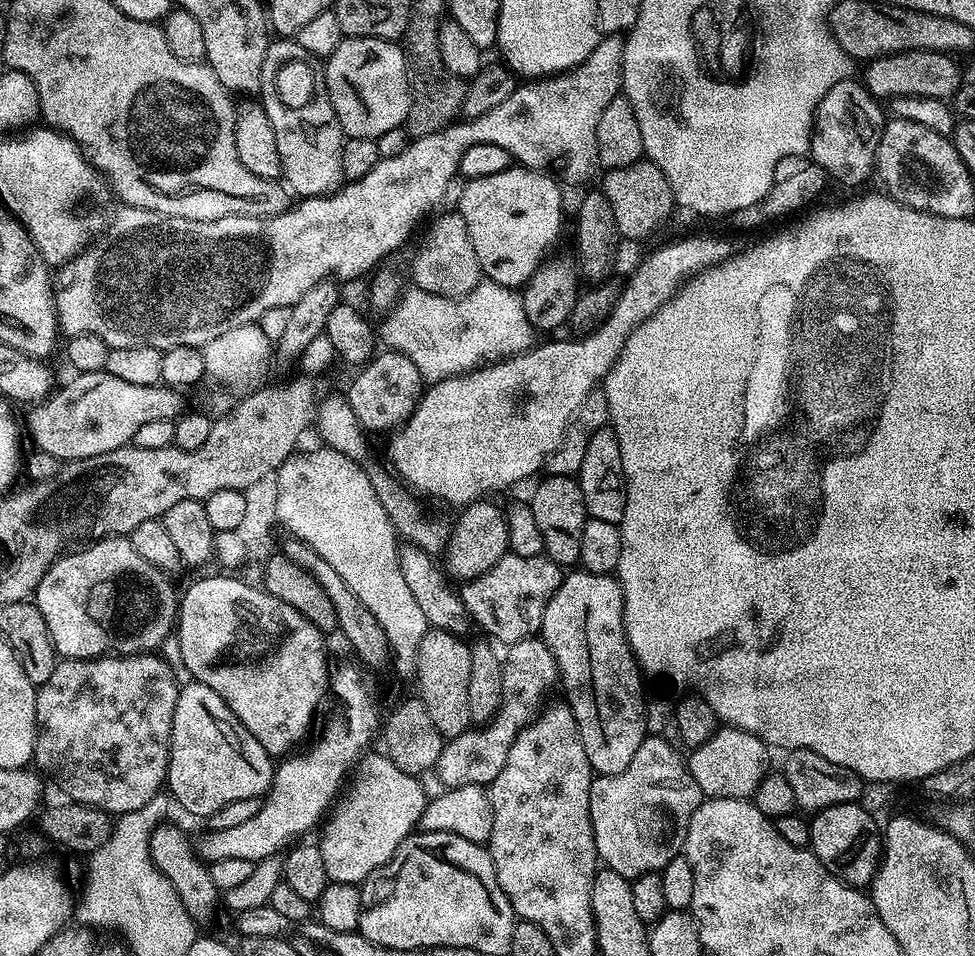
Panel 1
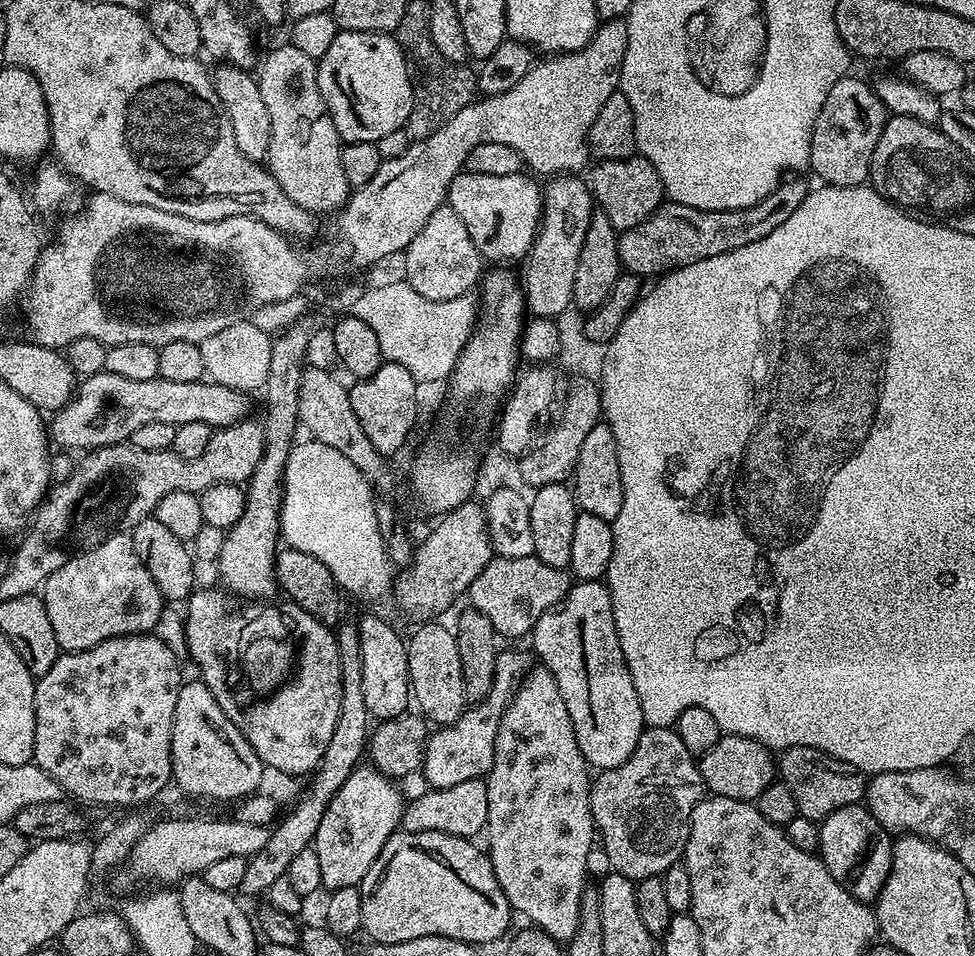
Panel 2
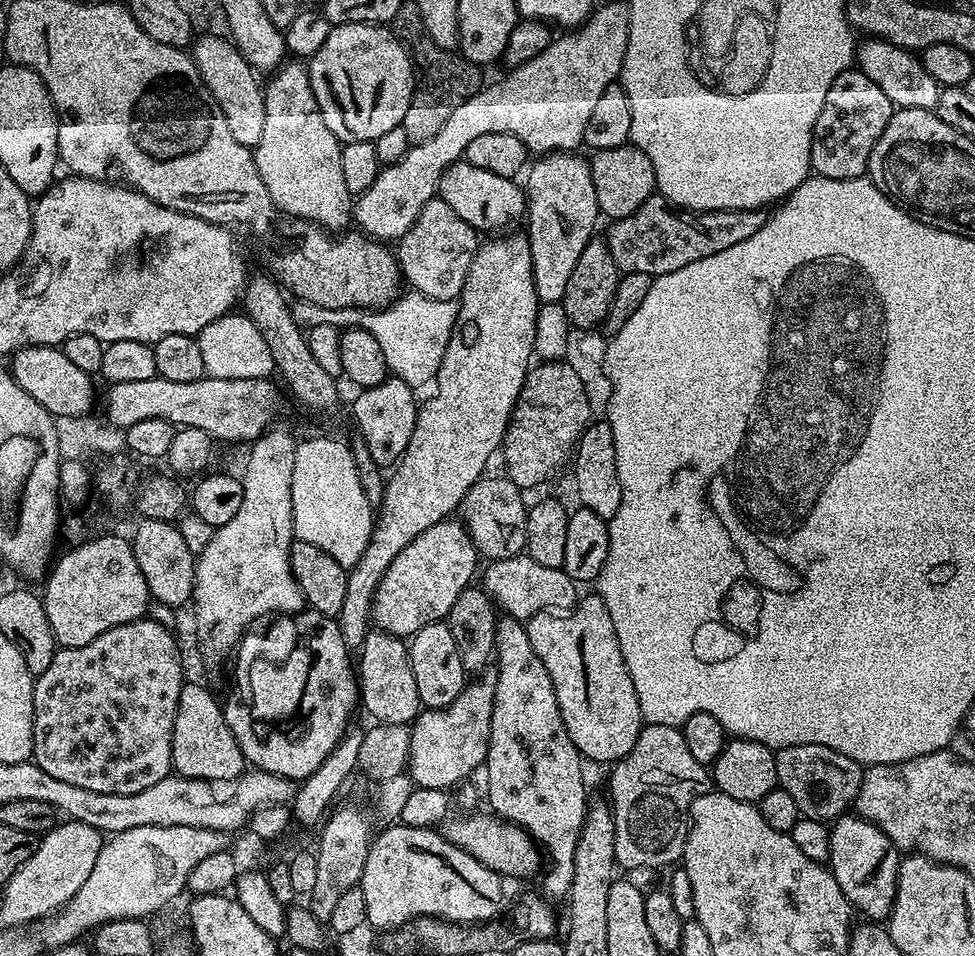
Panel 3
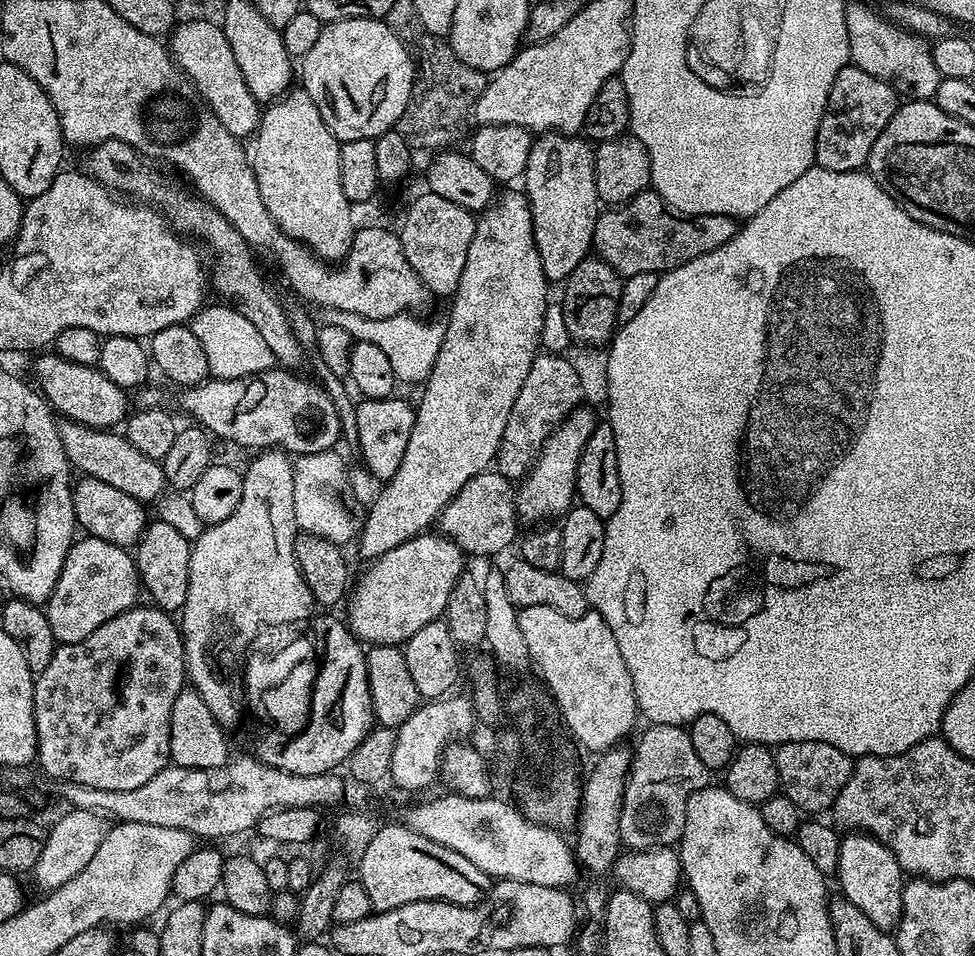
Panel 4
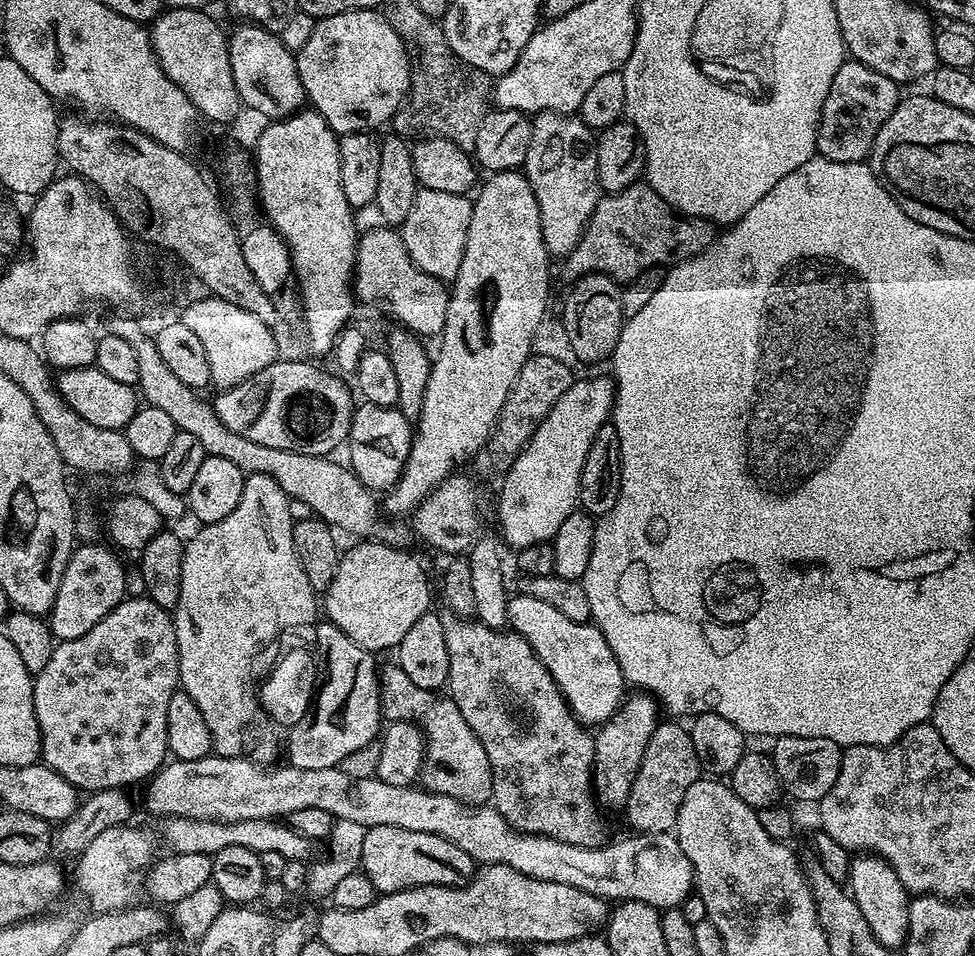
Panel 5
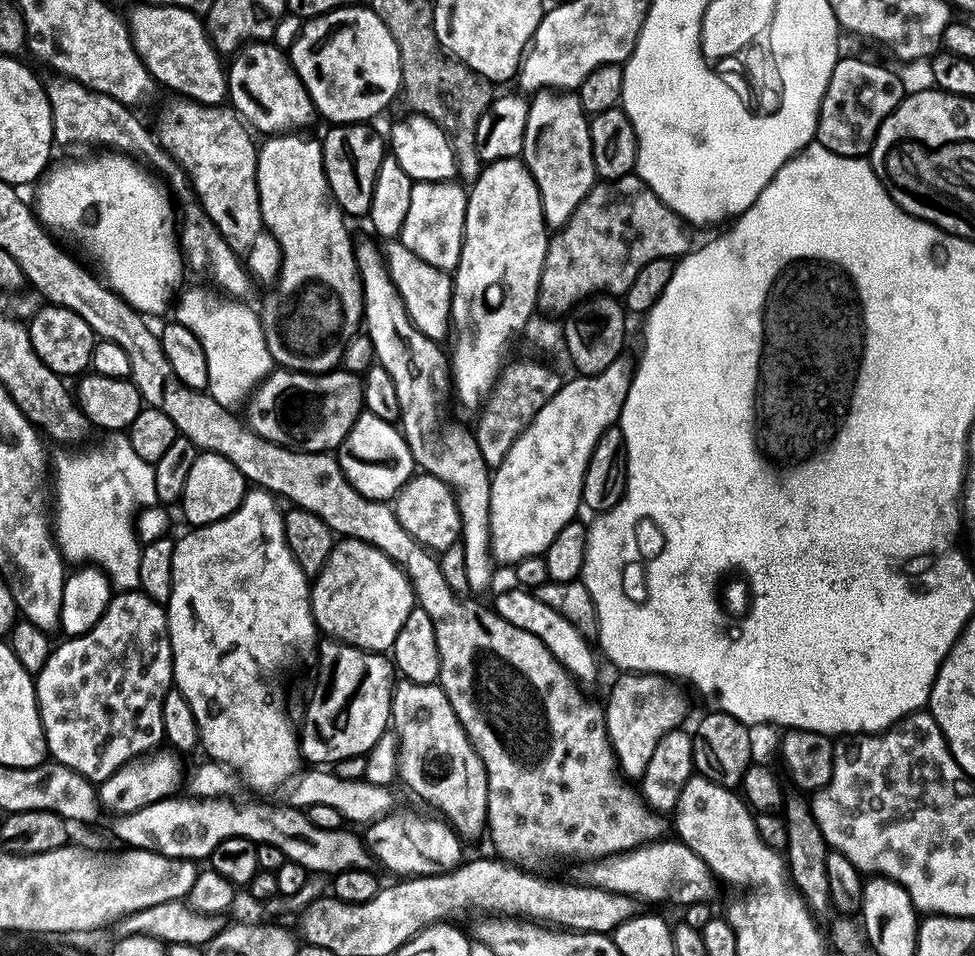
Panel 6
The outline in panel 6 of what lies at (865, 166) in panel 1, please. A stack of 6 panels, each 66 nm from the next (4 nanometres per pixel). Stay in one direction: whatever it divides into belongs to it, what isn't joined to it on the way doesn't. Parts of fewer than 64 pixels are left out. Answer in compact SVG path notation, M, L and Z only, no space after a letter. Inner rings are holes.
M847 56L837 60L834 74L830 74L830 86L826 86L816 123L816 140L826 146L826 150L834 150L834 154L867 157L882 122L904 100L906 87L898 73L880 64Z

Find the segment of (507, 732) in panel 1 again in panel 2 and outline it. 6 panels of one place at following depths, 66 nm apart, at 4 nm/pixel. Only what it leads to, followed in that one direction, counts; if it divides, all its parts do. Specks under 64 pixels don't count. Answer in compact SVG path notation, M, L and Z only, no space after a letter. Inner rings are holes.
M501 651L498 656L496 681L487 700L465 707L464 713L456 719L456 723L437 727L429 735L428 745L424 748L422 776L429 780L428 784L433 789L457 786L467 779L487 777L494 762L494 744L498 738L500 719L508 709L512 695L520 687L521 679L529 667L529 653L525 652Z

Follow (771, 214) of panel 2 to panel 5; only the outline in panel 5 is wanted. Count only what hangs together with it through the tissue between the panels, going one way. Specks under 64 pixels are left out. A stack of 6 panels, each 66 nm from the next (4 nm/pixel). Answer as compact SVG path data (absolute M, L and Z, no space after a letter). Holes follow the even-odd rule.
M647 182L631 184L626 190L601 195L600 201L588 220L588 226L584 229L579 240L576 241L572 251L563 257L562 264L569 272L569 277L579 278L587 272L601 272L611 280L627 282L638 278L651 268L660 268L683 264L684 261L700 255L704 249L712 245L714 239L714 225L710 220L698 220L676 211L672 205L661 198Z

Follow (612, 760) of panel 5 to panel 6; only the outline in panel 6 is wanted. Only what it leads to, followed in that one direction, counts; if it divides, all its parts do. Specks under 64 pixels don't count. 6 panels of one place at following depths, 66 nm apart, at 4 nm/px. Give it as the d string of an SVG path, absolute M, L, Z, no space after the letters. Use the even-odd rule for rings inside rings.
M626 672L617 677L604 715L608 741L612 744L621 773L628 778L640 778L654 755L654 746L658 746L666 734L683 725L680 723L688 712L688 700L679 683L666 676L657 676L655 672Z

